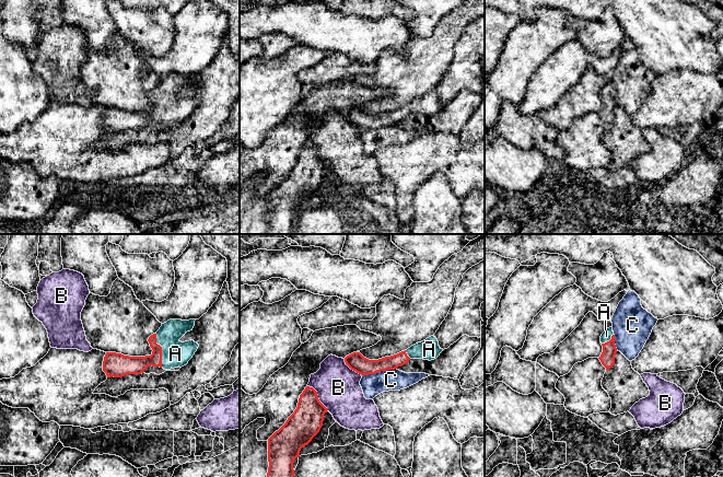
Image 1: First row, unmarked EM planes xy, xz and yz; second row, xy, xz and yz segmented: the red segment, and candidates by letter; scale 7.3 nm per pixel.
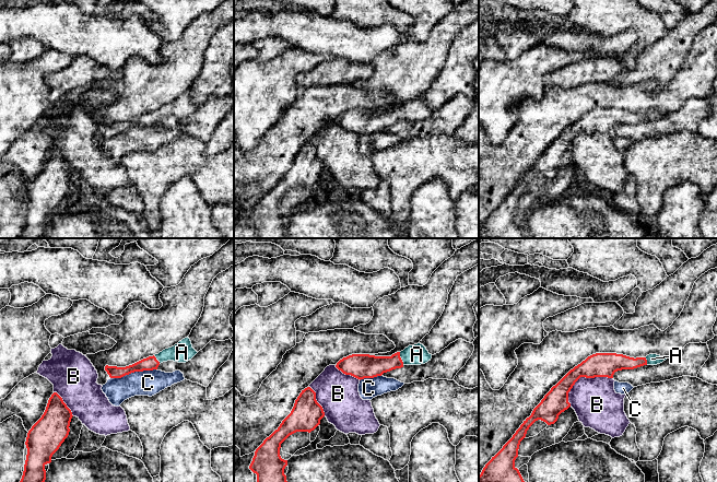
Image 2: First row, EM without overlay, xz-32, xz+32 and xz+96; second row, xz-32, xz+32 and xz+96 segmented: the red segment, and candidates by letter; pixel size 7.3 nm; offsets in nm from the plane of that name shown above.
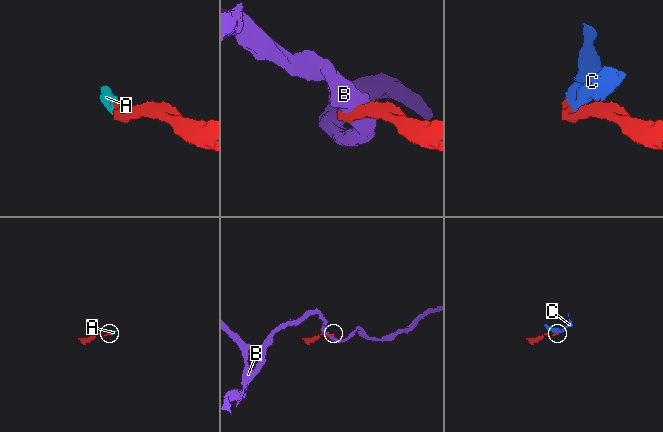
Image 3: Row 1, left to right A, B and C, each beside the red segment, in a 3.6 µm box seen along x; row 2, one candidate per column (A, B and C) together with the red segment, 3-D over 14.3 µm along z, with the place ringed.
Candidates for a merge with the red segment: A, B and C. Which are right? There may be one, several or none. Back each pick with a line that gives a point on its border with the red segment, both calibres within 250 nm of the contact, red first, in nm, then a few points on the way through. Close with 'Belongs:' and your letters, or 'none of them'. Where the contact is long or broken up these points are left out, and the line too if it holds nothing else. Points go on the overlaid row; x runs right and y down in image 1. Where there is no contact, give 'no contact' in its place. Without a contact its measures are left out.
A: contact xy (161, 350); calibres 130 and 200 nm; way xy (130, 364), (151, 360), (161, 350), (175, 353)
Belongs: A

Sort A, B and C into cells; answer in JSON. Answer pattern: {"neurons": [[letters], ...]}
{"neurons": [["A"], ["B"], ["C"]]}

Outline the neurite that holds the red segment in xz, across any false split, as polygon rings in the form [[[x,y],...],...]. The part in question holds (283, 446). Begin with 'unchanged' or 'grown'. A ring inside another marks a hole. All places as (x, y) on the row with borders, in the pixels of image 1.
unchanged | [[[306,386],[300,395],[298,407],[285,423],[268,439],[267,477],[294,477],[293,463],[300,451],[319,432],[327,408],[319,402],[317,392]]]

